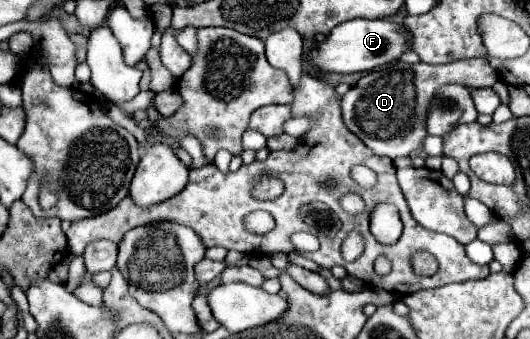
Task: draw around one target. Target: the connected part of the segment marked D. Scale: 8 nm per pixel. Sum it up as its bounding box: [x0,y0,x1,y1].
[343,58,497,158]

